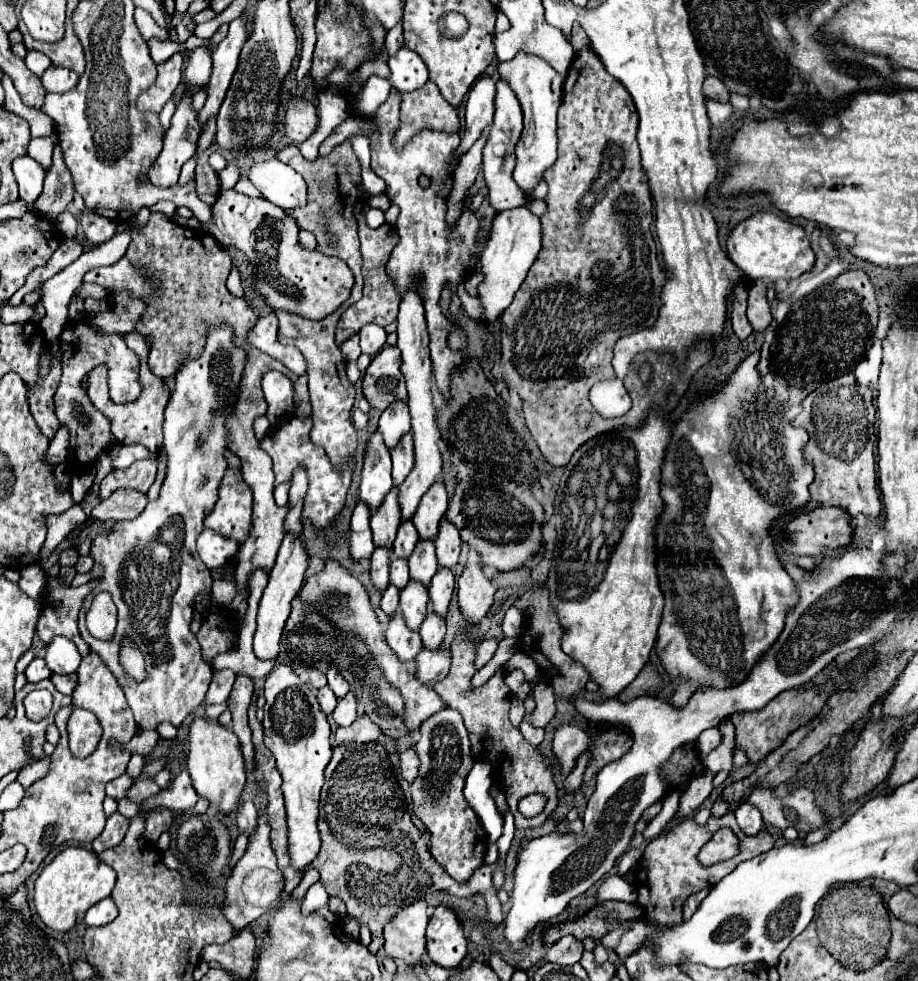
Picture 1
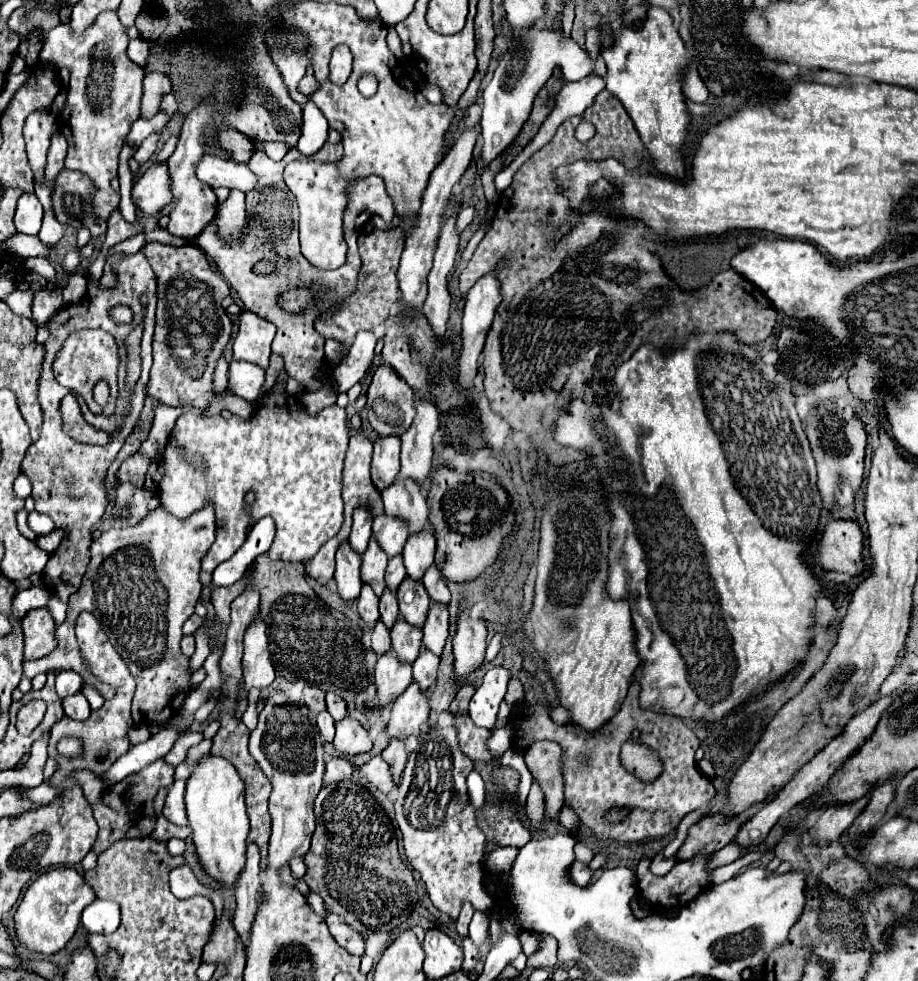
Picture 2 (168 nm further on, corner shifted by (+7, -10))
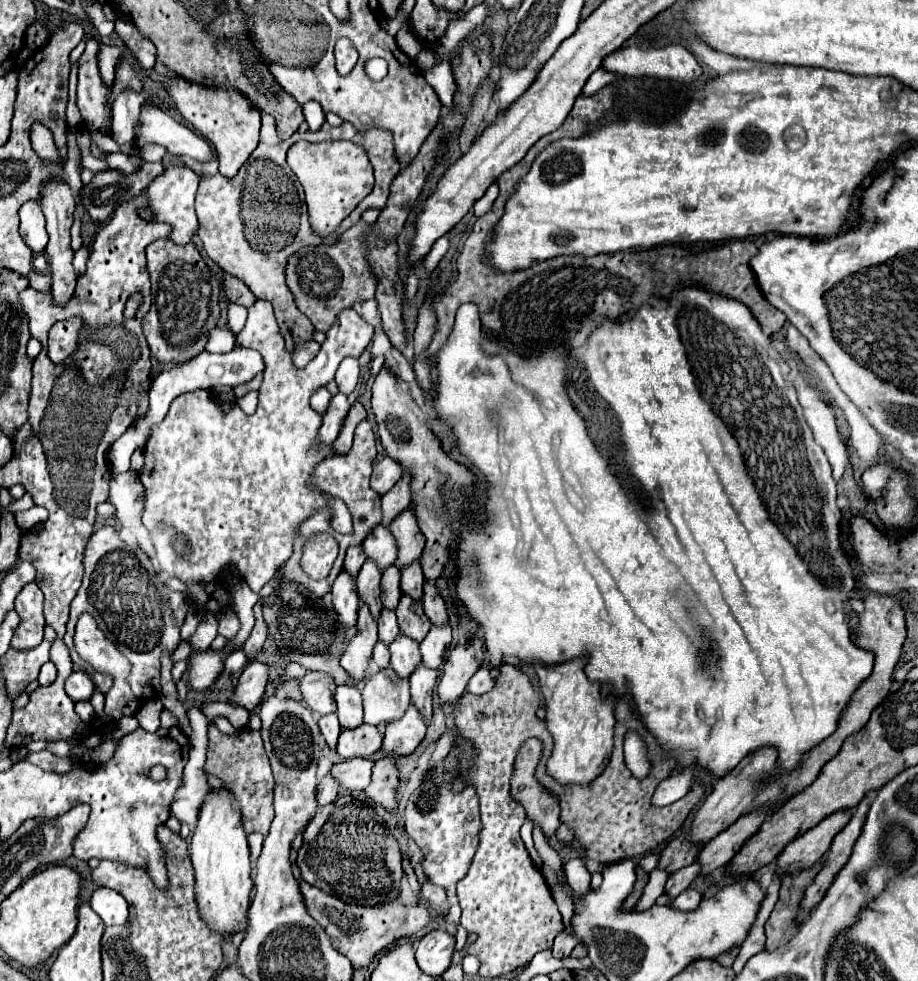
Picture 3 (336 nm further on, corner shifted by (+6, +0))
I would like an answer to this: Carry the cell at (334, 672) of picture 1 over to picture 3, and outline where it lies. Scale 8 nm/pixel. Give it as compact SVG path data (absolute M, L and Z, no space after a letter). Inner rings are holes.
M338 686L336 688L336 714L340 718L342 728L352 728L362 724L362 696L354 686Z

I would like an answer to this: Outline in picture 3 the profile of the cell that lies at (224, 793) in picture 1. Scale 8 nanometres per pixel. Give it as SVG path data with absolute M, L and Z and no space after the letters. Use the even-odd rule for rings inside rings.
M212 788L206 794L204 804L200 806L198 824L196 824L196 830L192 836L190 858L194 864L194 872L196 872L196 900L198 900L200 914L206 918L206 922L212 930L218 930L220 934L236 934L240 928L244 928L242 920L246 920L246 912L250 906L248 896L252 890L252 878L250 878L250 850L248 850L248 842L246 842L244 822L242 822L242 814L236 806L236 798L234 798L232 790Z

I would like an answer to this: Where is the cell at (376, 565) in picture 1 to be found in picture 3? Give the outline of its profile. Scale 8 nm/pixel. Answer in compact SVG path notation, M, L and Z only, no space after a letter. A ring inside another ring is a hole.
M360 604L358 610L358 634L350 640L346 652L340 658L340 666L350 674L352 684L358 684L366 676L366 664L372 656L372 648L378 640L376 620L372 618L372 612L368 604Z

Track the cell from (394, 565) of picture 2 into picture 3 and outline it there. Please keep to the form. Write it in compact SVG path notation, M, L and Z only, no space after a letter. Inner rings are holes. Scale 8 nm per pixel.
M388 566L384 572L382 572L382 602L384 602L384 608L396 608L400 596L402 596L402 590L400 590L400 568L398 566Z

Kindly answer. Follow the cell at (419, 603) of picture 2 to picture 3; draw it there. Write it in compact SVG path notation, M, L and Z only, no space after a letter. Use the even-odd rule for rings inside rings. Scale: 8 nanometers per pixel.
M402 596L398 606L396 606L396 616L398 616L398 626L400 632L414 638L414 640L422 640L428 630L432 628L432 622L428 622L424 610L422 610L422 602L412 600L410 596Z

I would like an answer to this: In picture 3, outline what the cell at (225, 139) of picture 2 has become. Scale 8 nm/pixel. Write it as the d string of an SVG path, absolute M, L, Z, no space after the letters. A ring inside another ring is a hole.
M148 70L150 78L154 82L162 82L172 100L176 102L178 112L196 128L202 132L202 136L212 142L214 150L218 152L218 164L220 174L226 178L234 178L242 166L242 162L254 152L258 146L258 132L260 132L260 112L248 104L248 100L242 94L236 92L224 92L224 90L212 90L204 88L200 84L192 84L184 78L178 78L174 84L168 84L164 78L160 78L154 70Z

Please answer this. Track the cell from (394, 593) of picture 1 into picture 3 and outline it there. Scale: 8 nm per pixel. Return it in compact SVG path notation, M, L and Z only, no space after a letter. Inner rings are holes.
M378 640L376 646L374 646L374 654L372 654L374 662L380 666L380 668L388 668L390 664L390 650L388 650L388 644Z

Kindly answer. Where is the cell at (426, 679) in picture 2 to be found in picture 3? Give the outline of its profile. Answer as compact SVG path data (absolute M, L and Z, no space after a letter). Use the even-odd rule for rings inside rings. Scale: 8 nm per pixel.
M422 664L416 666L416 670L410 676L410 690L412 690L412 702L424 716L424 722L428 724L432 718L432 692L436 688L438 670L426 668Z

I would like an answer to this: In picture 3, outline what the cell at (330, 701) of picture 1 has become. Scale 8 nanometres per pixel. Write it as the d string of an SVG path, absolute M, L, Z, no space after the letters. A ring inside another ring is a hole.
M324 714L324 716L318 720L318 726L320 726L322 736L326 738L326 744L328 744L330 748L334 748L336 742L338 742L338 734L340 734L340 730L342 730L336 714Z

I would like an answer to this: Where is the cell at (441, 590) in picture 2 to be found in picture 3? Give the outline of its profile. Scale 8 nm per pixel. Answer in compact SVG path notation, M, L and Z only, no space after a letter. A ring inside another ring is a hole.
M430 580L424 584L422 602L424 602L424 612L426 612L426 616L432 620L432 624L446 624L446 620L448 620L446 602L444 602L444 598L440 596L438 586L436 586L434 582L430 582Z

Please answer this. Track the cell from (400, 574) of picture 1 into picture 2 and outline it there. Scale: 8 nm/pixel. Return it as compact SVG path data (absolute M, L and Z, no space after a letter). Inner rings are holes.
M389 590L383 592L381 602L379 602L379 612L381 612L381 620L383 624L387 624L387 630L393 628L395 620L399 618L399 608L397 608L397 596Z

